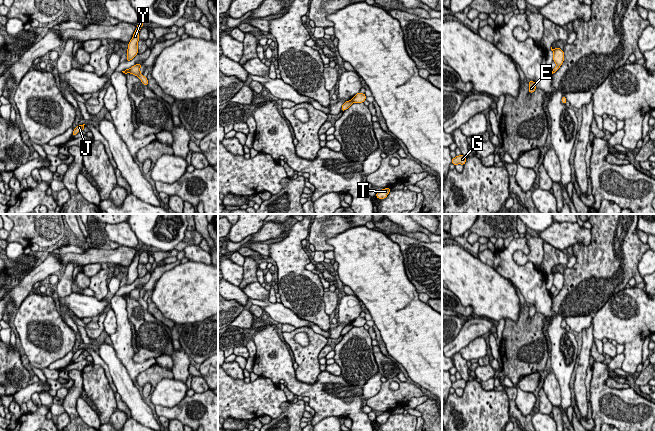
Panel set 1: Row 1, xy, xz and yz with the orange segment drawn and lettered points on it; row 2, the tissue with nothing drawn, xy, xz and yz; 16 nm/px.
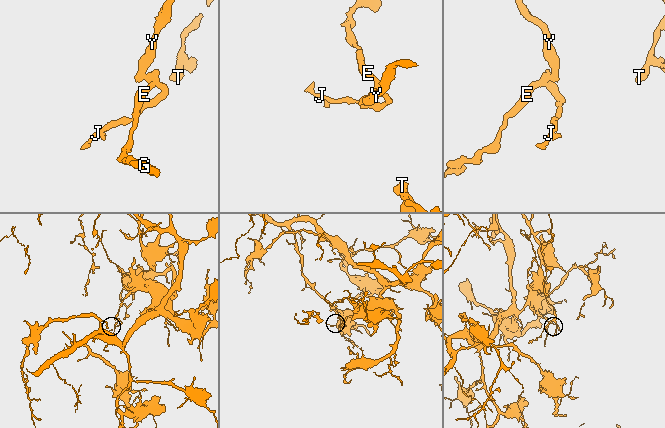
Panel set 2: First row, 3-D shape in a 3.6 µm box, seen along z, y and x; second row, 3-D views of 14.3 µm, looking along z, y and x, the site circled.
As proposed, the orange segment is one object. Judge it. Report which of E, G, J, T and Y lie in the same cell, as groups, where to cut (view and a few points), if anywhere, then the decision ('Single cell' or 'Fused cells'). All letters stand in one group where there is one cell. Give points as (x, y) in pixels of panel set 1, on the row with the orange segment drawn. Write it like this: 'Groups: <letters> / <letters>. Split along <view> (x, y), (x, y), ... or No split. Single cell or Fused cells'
Groups: E G J / T Y. Split along xy (130, 69), (127, 72). Fused cells

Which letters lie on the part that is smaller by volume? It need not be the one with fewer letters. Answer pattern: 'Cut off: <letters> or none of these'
Cut off: E, G, J

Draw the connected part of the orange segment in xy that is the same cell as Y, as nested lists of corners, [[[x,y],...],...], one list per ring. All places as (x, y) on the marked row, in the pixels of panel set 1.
[[[140,21],[140,23],[137,25],[137,28],[133,34],[132,39],[128,43],[126,61],[132,60],[138,54],[139,31],[140,31],[141,27],[143,26],[143,24],[144,23],[142,21]]]

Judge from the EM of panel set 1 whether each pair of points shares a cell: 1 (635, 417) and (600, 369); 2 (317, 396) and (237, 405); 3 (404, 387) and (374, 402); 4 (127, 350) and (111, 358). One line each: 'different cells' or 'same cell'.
1: same cell
2: different cells
3: same cell
4: different cells

